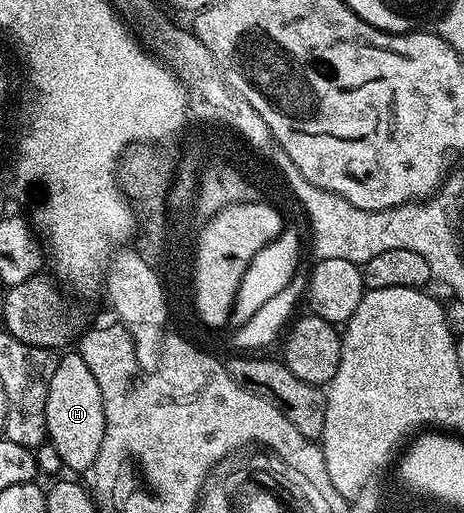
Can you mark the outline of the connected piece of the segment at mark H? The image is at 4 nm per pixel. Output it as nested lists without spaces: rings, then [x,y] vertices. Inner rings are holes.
[[[71,352],[64,358],[62,355],[56,361],[53,380],[49,380],[49,392],[45,400],[45,424],[47,437],[53,448],[57,448],[57,456],[61,456],[68,471],[90,471],[94,467],[97,452],[101,452],[101,440],[105,436],[105,408],[97,380],[93,380],[89,364],[85,364],[77,352]]]

